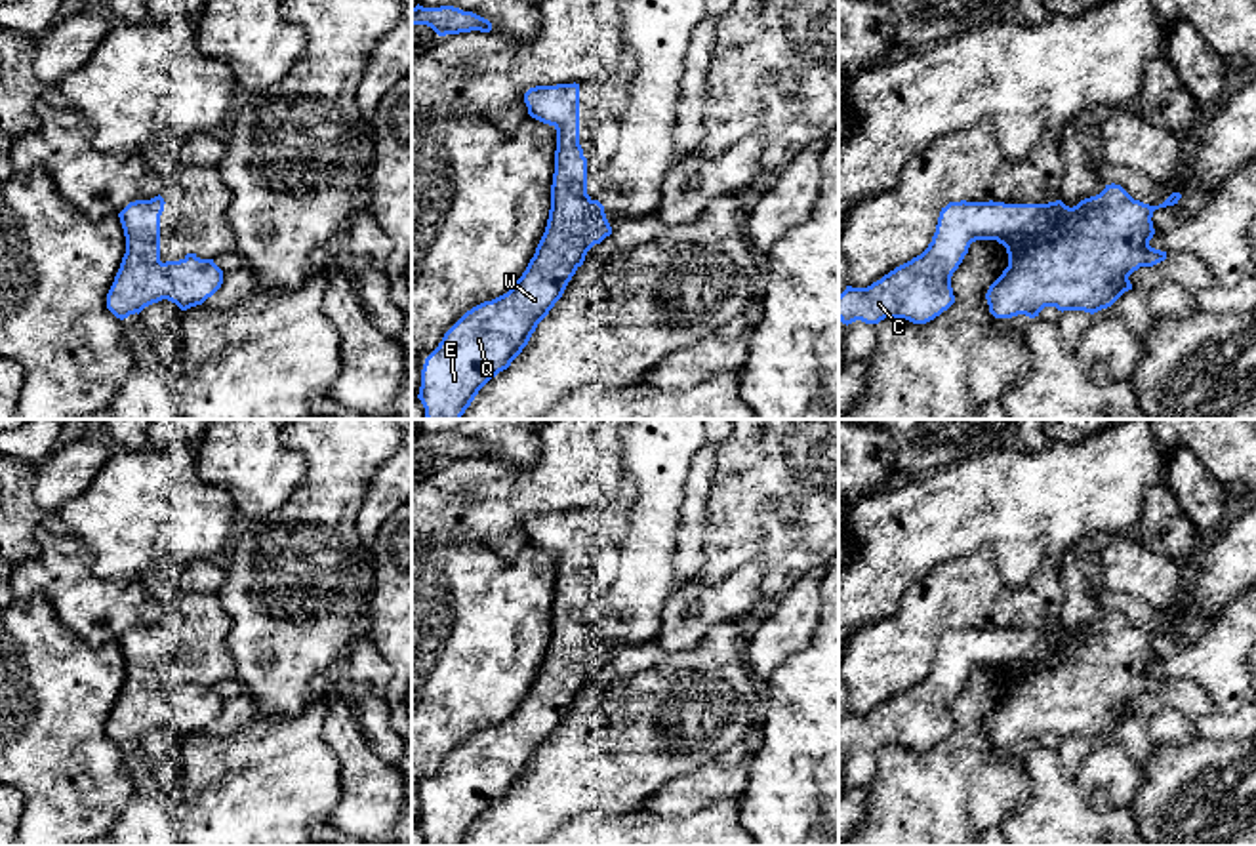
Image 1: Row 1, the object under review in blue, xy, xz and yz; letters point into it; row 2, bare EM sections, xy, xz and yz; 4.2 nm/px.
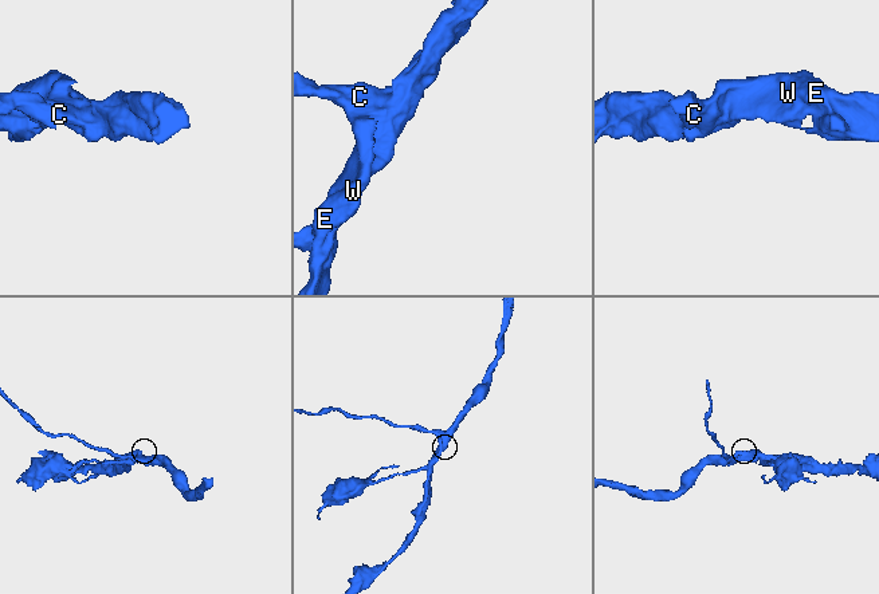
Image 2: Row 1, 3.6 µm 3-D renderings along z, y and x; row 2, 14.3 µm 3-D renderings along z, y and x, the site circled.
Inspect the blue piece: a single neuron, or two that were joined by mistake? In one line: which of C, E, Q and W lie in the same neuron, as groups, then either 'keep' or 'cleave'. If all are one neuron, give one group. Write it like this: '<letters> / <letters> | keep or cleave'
C E Q W | keep

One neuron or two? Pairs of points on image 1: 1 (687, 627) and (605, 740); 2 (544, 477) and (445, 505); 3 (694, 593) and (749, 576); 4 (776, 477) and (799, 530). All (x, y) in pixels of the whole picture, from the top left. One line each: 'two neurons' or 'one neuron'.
1: two neurons
2: one neuron
3: one neuron
4: one neuron

